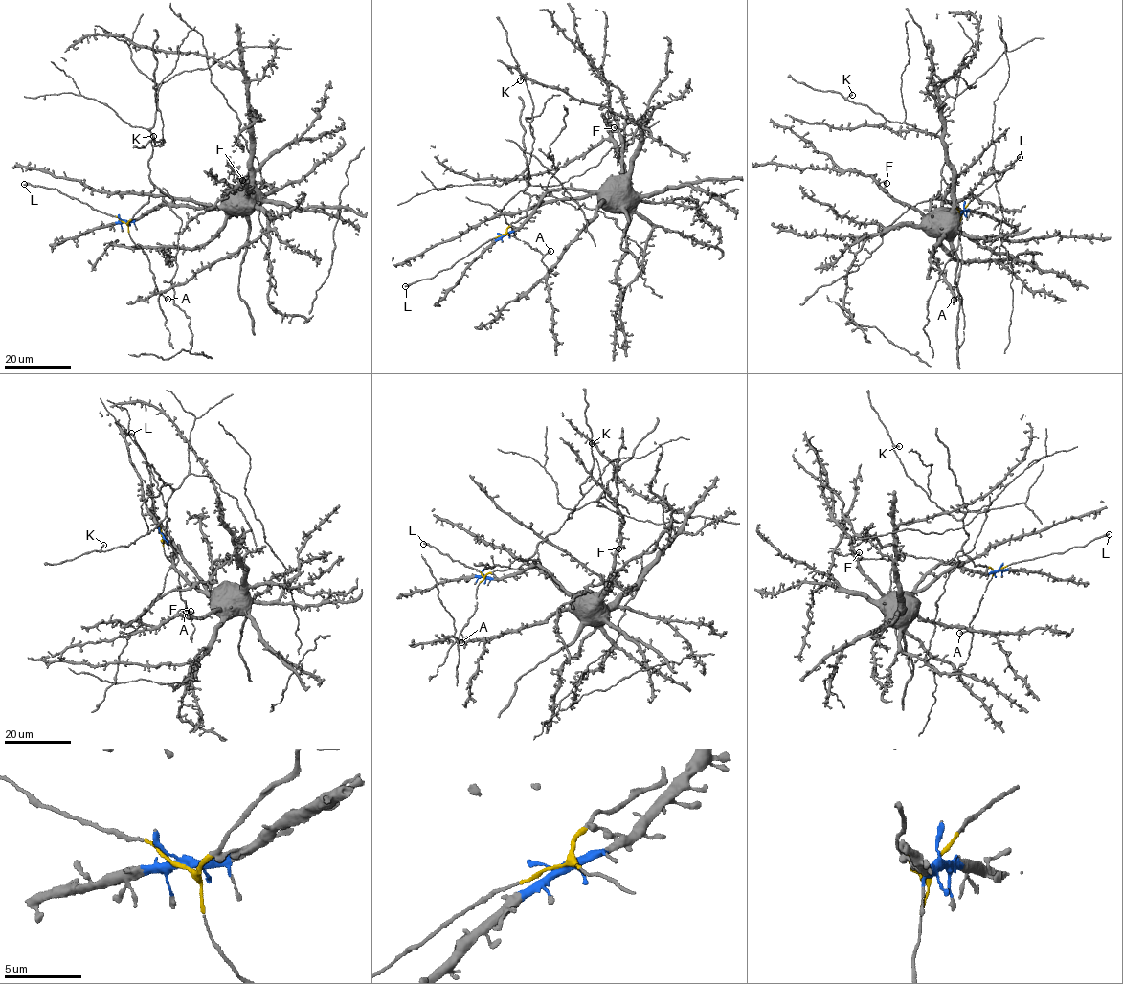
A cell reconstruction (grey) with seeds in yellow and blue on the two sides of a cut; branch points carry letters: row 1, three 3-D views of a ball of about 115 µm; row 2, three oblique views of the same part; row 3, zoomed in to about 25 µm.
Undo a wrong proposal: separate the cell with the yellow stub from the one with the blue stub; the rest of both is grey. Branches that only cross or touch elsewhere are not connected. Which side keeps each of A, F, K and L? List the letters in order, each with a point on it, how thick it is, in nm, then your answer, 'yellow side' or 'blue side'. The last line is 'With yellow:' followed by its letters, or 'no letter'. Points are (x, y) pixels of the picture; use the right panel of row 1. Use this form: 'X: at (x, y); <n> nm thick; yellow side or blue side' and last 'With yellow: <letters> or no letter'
A: at (954, 300); 400 nm thick; yellow side
F: at (887, 183); 480 nm thick; blue side
K: at (852, 95); 260 nm thick; yellow side
L: at (1020, 157); 360 nm thick; yellow side
With yellow: A, K, L

